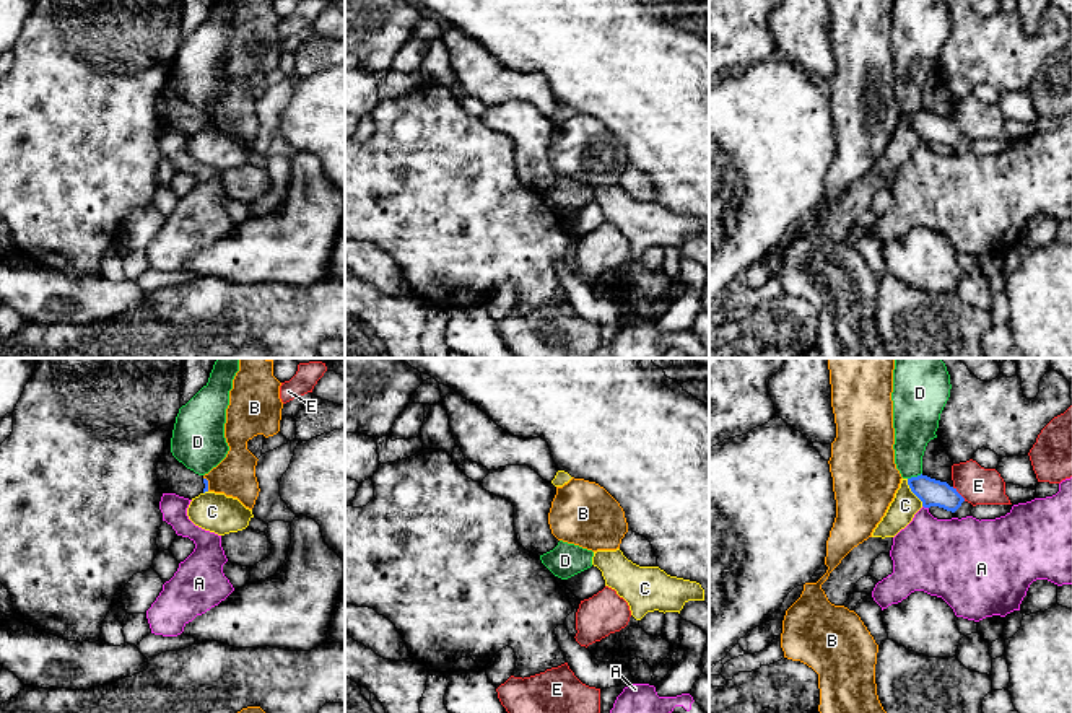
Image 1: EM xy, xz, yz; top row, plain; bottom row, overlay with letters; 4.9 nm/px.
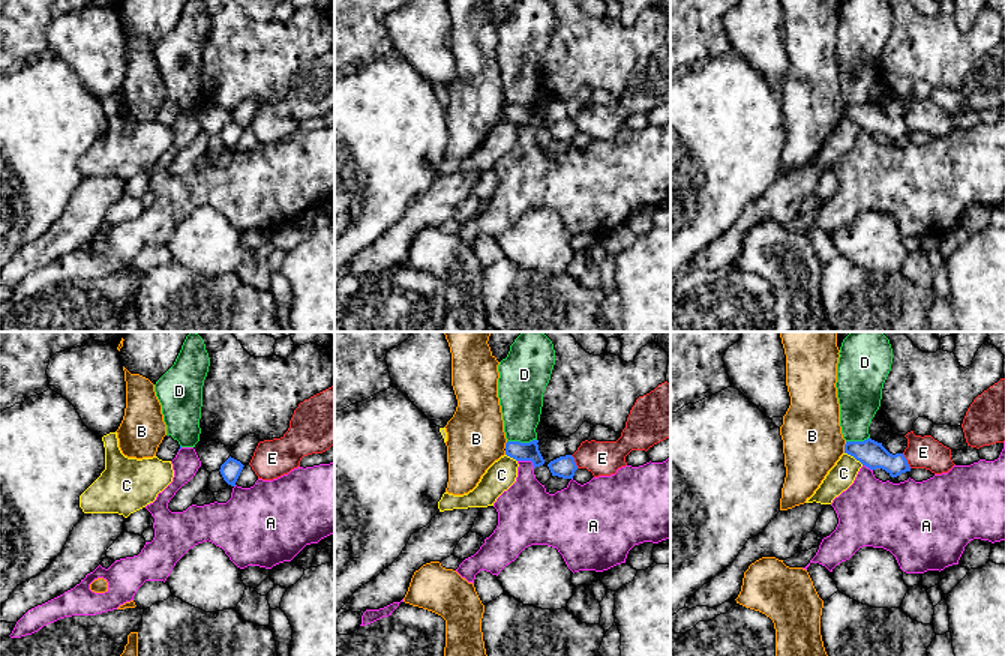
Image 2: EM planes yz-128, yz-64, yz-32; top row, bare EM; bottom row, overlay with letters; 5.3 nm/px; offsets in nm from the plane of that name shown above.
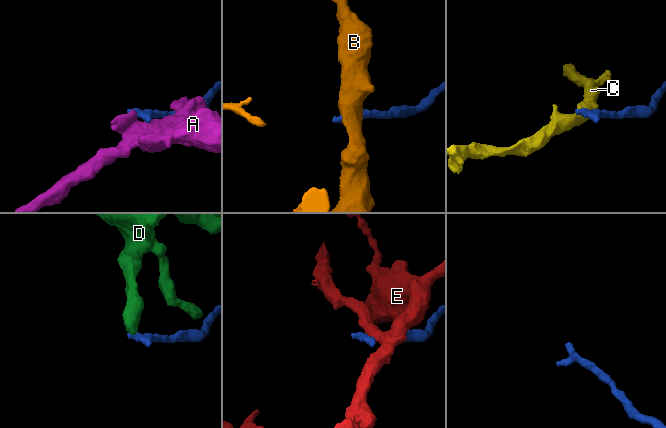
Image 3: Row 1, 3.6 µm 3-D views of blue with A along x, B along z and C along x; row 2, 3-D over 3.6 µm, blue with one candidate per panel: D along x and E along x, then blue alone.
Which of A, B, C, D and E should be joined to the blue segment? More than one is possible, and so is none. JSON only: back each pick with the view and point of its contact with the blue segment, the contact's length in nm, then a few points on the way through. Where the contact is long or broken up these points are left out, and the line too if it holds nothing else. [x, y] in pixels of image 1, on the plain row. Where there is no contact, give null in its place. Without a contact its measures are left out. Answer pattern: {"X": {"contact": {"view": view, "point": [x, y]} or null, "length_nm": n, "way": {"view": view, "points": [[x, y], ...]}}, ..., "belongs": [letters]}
{"belongs": []}

